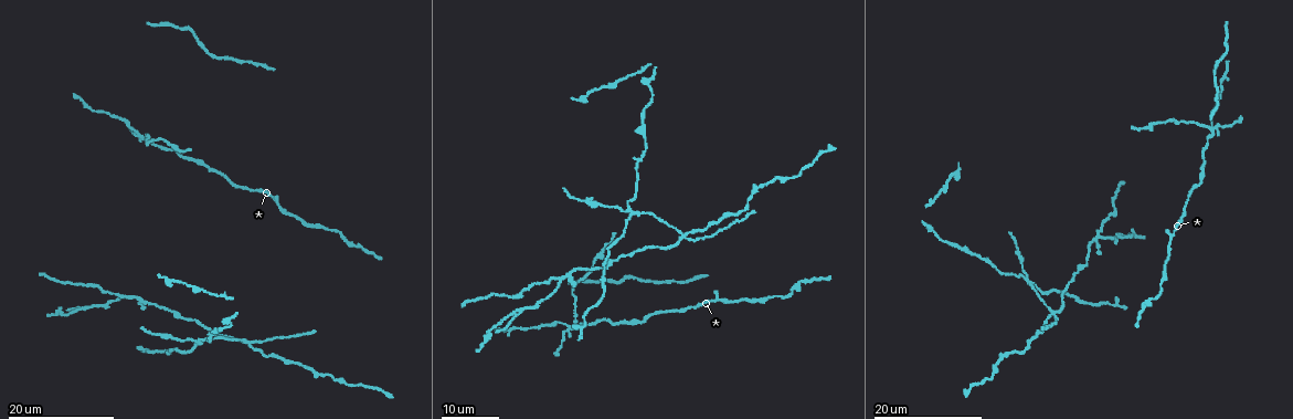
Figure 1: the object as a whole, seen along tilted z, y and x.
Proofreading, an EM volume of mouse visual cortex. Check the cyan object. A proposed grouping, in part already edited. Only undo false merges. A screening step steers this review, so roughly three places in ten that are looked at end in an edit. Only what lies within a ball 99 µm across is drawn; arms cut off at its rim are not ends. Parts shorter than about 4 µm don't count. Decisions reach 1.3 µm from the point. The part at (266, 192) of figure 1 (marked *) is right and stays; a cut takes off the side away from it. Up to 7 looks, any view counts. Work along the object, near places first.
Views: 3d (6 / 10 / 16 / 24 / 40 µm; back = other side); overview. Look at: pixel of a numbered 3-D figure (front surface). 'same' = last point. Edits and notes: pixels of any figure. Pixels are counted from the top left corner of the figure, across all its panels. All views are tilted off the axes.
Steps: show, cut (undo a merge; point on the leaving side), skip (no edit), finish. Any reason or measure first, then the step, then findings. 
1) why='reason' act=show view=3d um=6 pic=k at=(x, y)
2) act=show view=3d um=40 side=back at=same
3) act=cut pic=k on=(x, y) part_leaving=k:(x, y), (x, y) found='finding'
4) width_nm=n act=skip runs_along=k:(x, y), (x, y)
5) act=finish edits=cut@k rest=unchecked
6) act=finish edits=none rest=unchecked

why='calibre changes' act=show view=3d um=16 pic=1 at=(1084, 266)

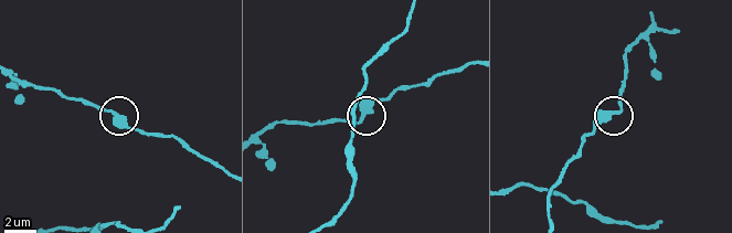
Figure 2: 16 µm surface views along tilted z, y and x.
why='zoom in' act=show view=3d um=10 pic=2 at=(617, 113)

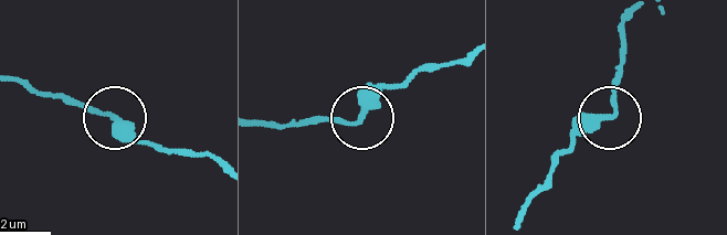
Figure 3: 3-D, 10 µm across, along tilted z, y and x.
why='zoom in' act=show view=3d um=6 pic=3 at=(608, 117)

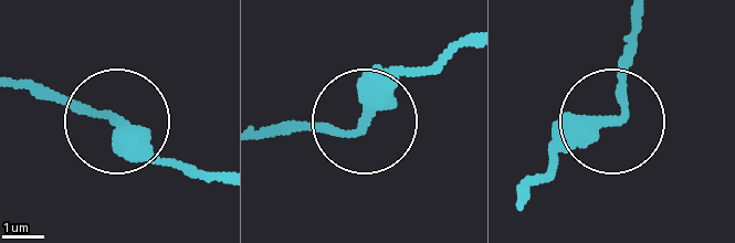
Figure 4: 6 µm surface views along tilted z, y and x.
act=skip runs_along=4:(221, 183), (166, 164), (108, 118), (12, 88) found='all the same cell'

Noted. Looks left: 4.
why='three-way junction' act=show view=3d um=16 pic=1 at=(560, 280)

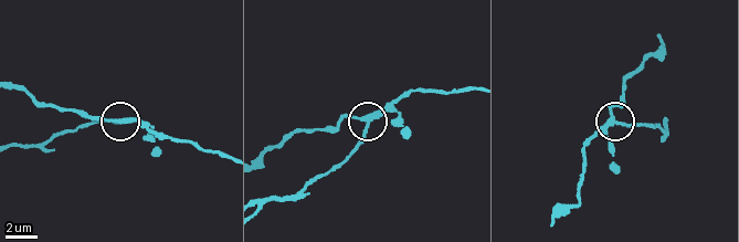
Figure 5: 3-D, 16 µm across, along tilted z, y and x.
why='zoom in' act=show view=3d um=6 pic=5 at=(617, 120)

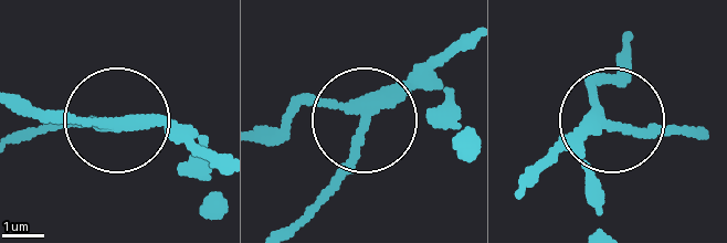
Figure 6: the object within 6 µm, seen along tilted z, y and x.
act=show view=3d um=6 side=back pic=6 at=(360, 116)

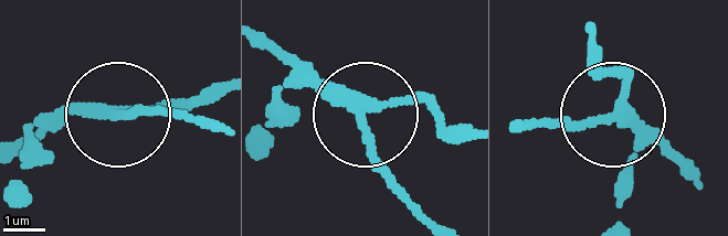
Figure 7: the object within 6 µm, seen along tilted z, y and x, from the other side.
act=cut pic=7 on=(140, 114) part_leaving=7:(108, 110), (210, 122) found='two cells meet here'

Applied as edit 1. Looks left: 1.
act=finish edits=cut@7 rest=unchecked

